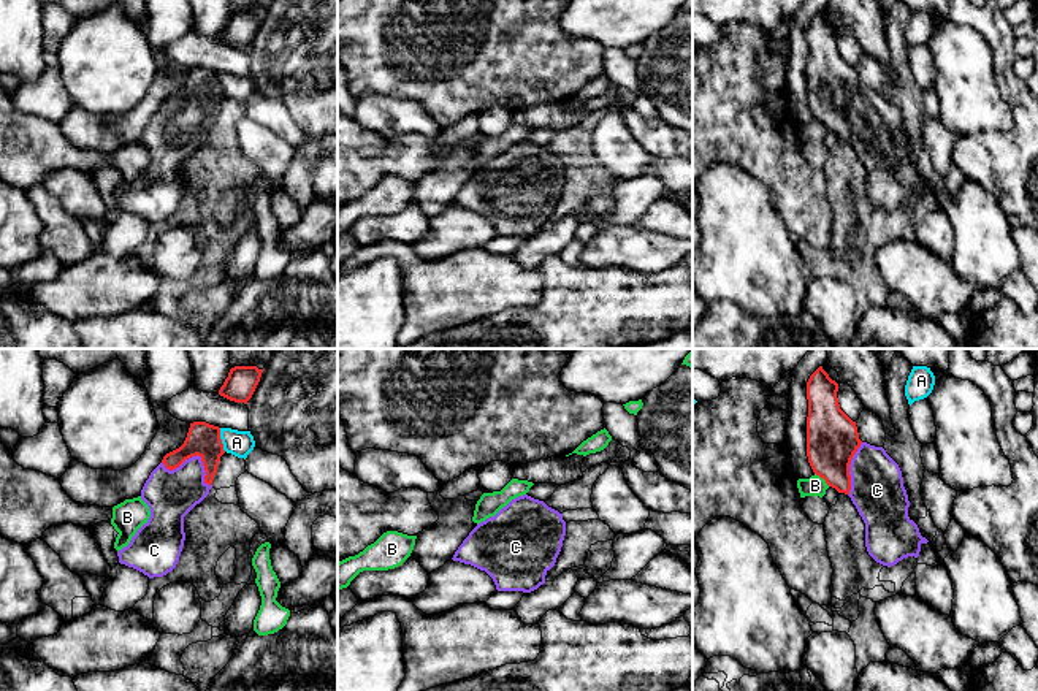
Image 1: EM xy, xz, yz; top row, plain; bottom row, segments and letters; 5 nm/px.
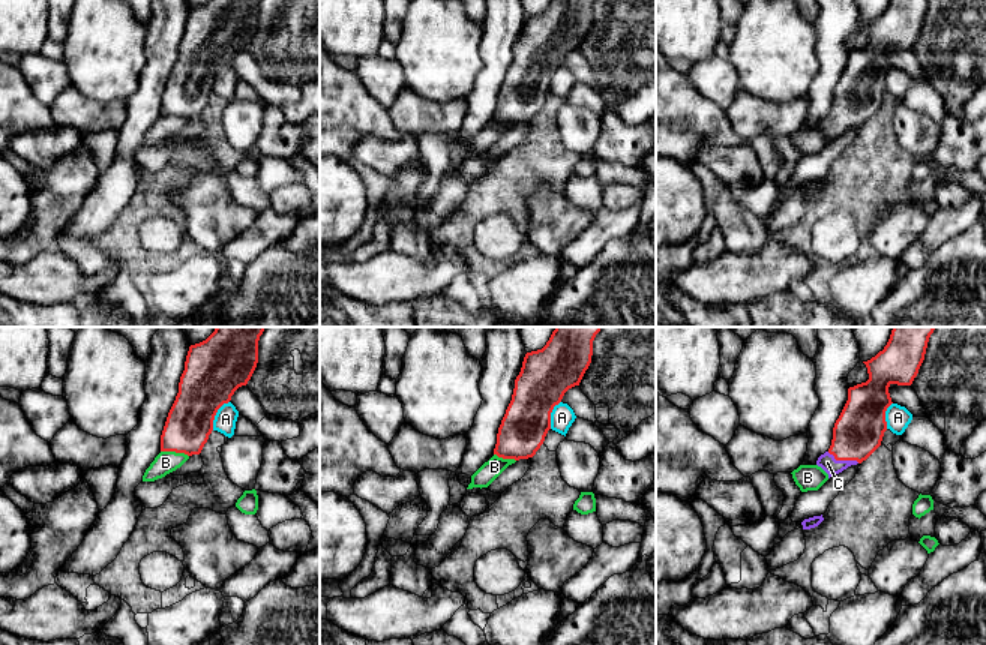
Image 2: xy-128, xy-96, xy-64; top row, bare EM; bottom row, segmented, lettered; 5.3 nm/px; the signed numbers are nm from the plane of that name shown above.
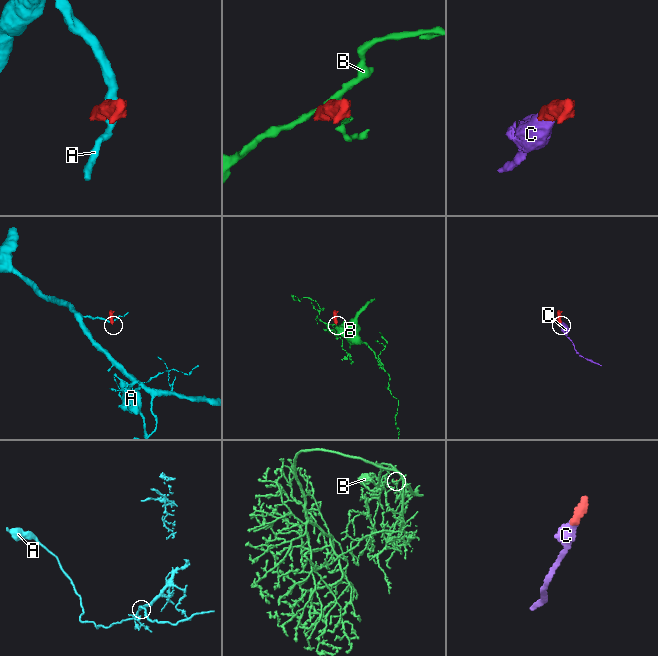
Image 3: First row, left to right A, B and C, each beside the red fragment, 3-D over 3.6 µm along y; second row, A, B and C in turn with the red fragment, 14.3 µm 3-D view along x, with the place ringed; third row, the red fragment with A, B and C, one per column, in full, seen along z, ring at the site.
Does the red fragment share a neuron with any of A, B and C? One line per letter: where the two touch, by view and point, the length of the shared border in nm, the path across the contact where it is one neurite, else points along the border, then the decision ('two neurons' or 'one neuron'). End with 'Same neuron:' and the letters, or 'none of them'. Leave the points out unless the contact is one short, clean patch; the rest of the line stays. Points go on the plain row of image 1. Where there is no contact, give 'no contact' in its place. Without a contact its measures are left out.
A: meets red in xy at (221, 84); contact 120 nm long; border along xy (219, 73), (219, 83), (225, 95); two neurons
B: meets red in yz at (823, 122); contact 100 nm long; border along yz (815, 118), (829, 130); two neurons
C: meets red in xy at (195, 100); contact 280 nm long; runs through xy (203, 84), (203, 92), (195, 100), (195, 108), (170, 140); one neuron
Same neuron: C

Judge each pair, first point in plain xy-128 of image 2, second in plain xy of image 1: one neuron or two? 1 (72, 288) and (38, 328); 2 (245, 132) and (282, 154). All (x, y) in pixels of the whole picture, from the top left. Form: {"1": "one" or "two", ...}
{"1": "two", "2": "one"}

